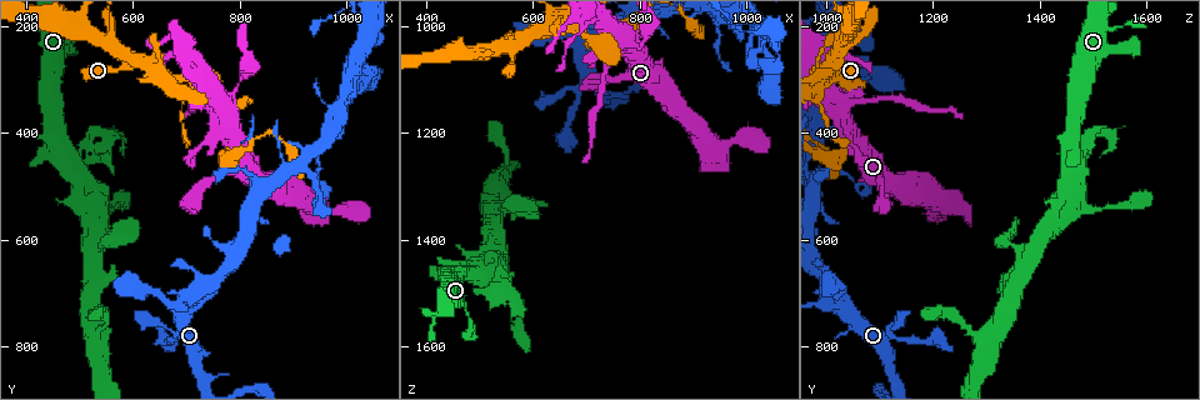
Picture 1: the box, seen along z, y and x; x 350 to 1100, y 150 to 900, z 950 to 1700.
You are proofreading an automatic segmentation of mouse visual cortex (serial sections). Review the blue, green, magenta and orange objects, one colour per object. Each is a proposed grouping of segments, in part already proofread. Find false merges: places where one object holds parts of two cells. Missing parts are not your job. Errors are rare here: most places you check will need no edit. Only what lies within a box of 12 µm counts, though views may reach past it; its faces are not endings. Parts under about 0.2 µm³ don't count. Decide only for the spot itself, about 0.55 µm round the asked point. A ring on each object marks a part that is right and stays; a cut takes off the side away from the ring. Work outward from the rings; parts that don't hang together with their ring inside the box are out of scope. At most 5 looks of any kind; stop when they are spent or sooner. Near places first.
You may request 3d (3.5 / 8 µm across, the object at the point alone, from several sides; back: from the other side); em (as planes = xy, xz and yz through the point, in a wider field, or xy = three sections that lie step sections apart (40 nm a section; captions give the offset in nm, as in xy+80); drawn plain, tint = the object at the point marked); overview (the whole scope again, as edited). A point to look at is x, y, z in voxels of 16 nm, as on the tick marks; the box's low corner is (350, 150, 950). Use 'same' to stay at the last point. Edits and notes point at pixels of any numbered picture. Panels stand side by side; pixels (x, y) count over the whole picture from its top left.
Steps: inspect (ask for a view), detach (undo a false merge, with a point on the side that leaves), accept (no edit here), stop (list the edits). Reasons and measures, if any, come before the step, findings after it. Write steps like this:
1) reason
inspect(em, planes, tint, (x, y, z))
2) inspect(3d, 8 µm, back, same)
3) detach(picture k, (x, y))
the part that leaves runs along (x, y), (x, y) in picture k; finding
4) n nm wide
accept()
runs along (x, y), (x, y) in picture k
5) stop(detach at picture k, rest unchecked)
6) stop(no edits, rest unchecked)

abrupt turn
inspect(3d, 3.5 µm, (555, 205, 1025))

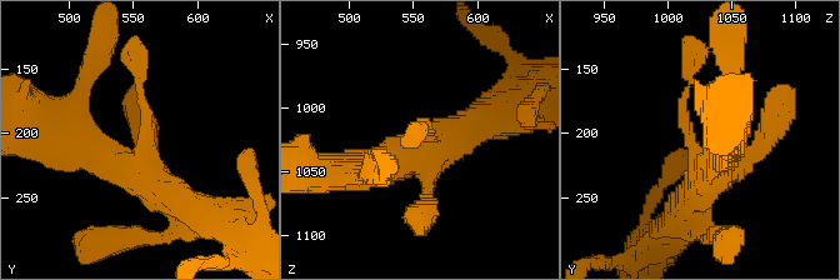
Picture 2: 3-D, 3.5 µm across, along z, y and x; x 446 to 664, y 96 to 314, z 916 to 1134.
inspect(em, xy, step 1, tint, (558, 204, 1018))

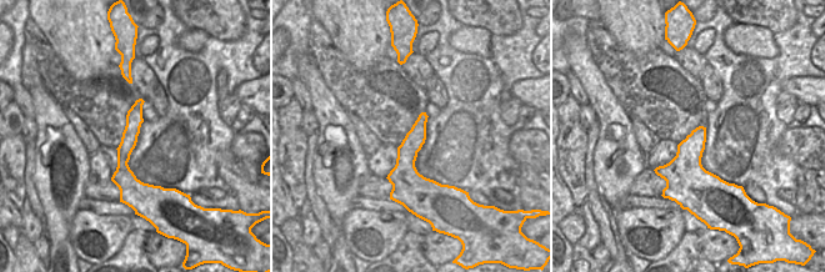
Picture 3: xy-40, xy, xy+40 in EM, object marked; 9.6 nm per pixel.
inspect(em, xy, step 2, tint, same)

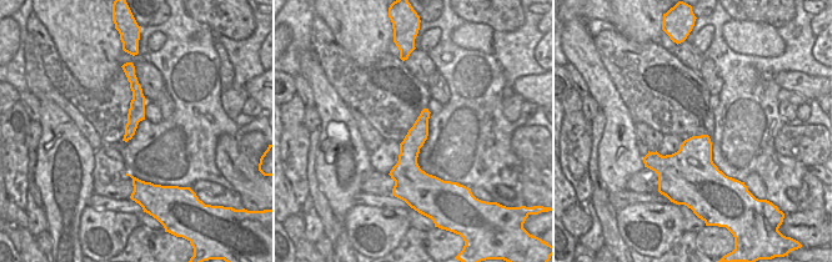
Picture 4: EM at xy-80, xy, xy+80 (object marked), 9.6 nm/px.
190 nm wide
accept()
runs along (425, 112), (409, 150), (406, 185) in picture 4; one cell here

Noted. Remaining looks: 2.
three-way junction
inspect(3d, 8 µm, (780, 340, 1035))

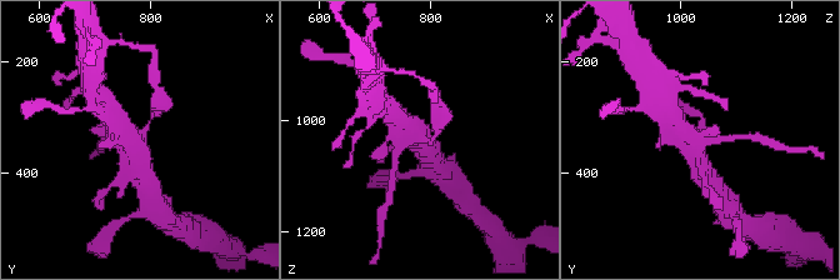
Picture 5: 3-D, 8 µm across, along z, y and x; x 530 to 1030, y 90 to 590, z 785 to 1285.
inspect(em, xy, step 1, tint, (775, 335, 1030))

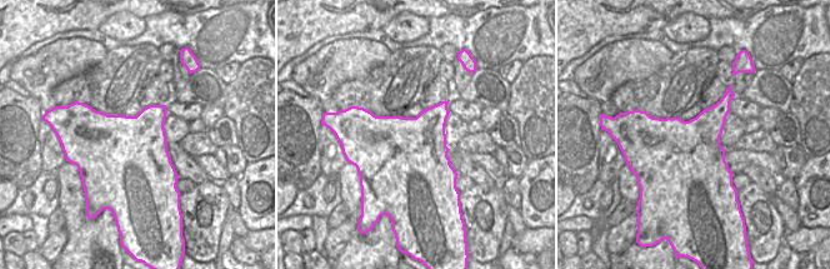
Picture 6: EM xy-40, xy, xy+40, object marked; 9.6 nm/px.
750 nm wide
accept()
runs along (143, 174), (141, 161), (113, 118) in picture 5; all the same cell

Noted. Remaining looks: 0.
stop(no edits, rest unchecked)

